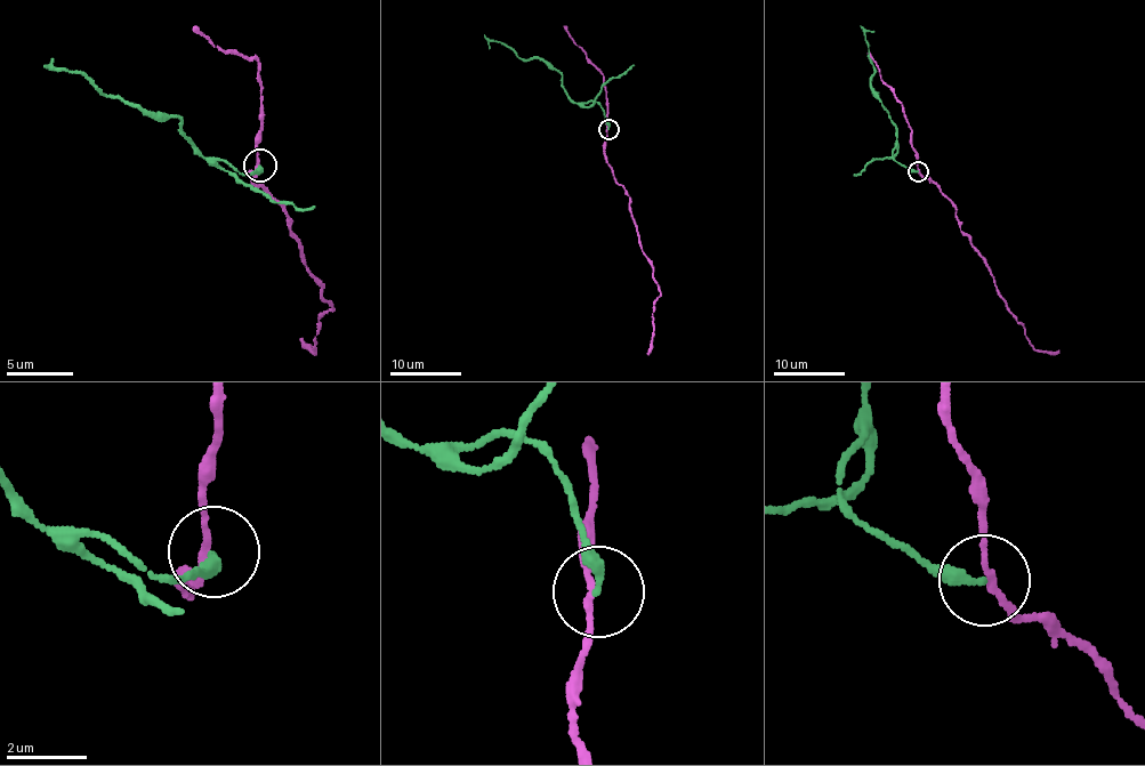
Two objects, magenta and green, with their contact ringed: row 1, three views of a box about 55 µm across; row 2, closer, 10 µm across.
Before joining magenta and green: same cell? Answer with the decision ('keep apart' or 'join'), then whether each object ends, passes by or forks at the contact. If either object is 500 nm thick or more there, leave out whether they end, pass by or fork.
keep apart; magenta passes by; green ends

